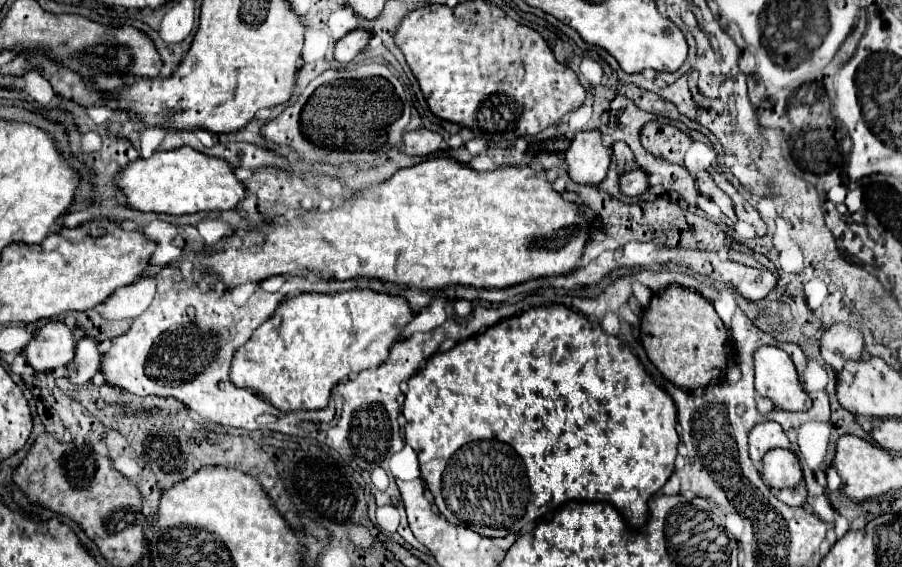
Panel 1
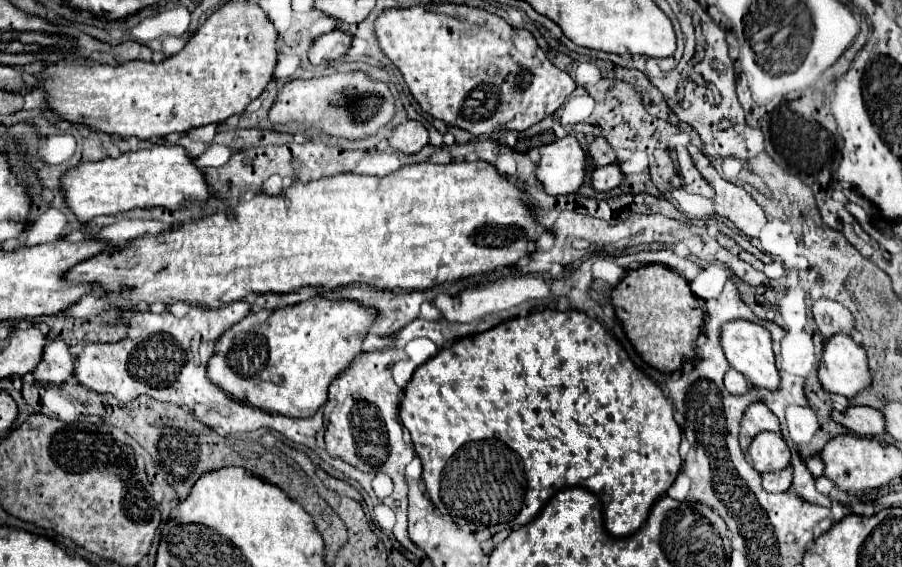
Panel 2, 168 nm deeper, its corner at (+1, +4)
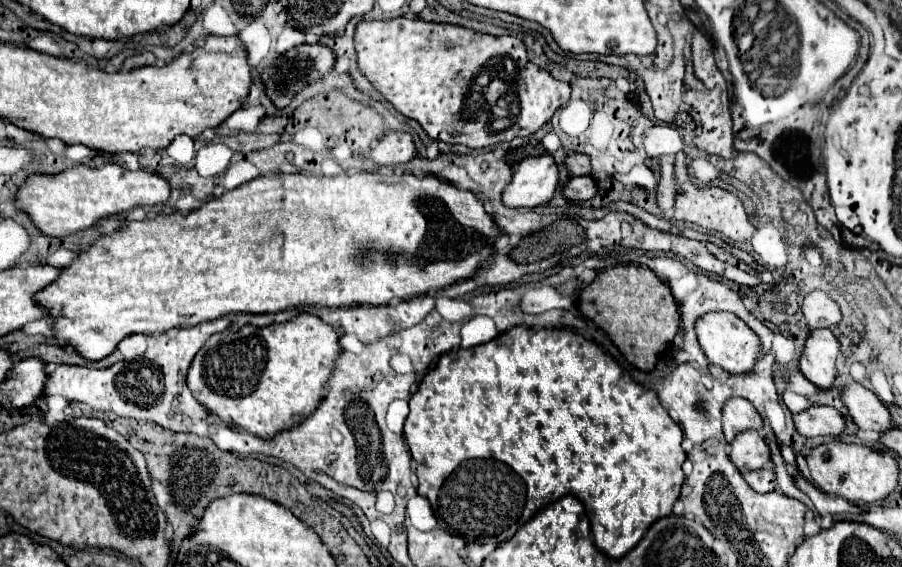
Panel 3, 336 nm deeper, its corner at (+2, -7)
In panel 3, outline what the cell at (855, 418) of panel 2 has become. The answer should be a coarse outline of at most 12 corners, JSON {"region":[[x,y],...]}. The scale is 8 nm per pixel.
{"region":[[830,406],[794,414],[800,434],[840,436],[846,418]]}

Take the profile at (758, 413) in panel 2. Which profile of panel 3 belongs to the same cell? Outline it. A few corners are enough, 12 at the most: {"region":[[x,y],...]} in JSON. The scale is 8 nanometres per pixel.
{"region":[[744,398],[722,410],[724,436],[744,430],[764,430],[764,418]]}

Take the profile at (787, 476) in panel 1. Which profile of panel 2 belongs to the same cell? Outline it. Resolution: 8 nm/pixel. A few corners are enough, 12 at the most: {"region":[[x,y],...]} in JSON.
{"region":[[757,433],[749,457],[759,473],[789,467],[777,433]]}

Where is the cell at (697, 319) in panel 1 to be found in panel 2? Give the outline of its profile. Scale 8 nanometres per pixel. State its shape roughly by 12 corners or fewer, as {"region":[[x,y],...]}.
{"region":[[661,265],[629,269],[611,305],[643,361],[695,359],[703,301]]}

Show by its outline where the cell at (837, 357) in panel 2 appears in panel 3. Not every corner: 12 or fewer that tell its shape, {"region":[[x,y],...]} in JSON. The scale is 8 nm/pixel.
{"region":[[810,332],[802,374],[822,390],[838,376],[840,342]]}

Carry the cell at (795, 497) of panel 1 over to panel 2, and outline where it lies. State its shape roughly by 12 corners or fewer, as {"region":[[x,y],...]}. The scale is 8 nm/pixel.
{"region":[[791,469],[763,473],[765,491],[781,493],[791,487]]}

